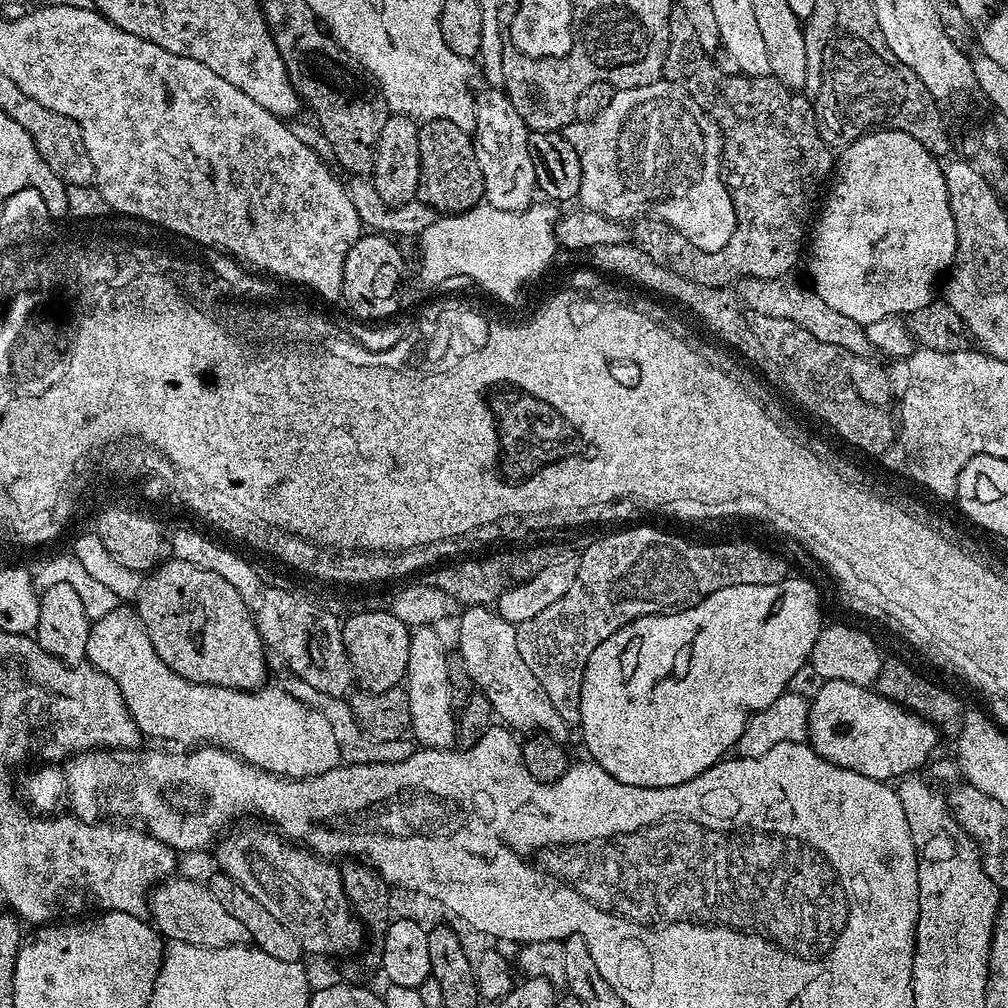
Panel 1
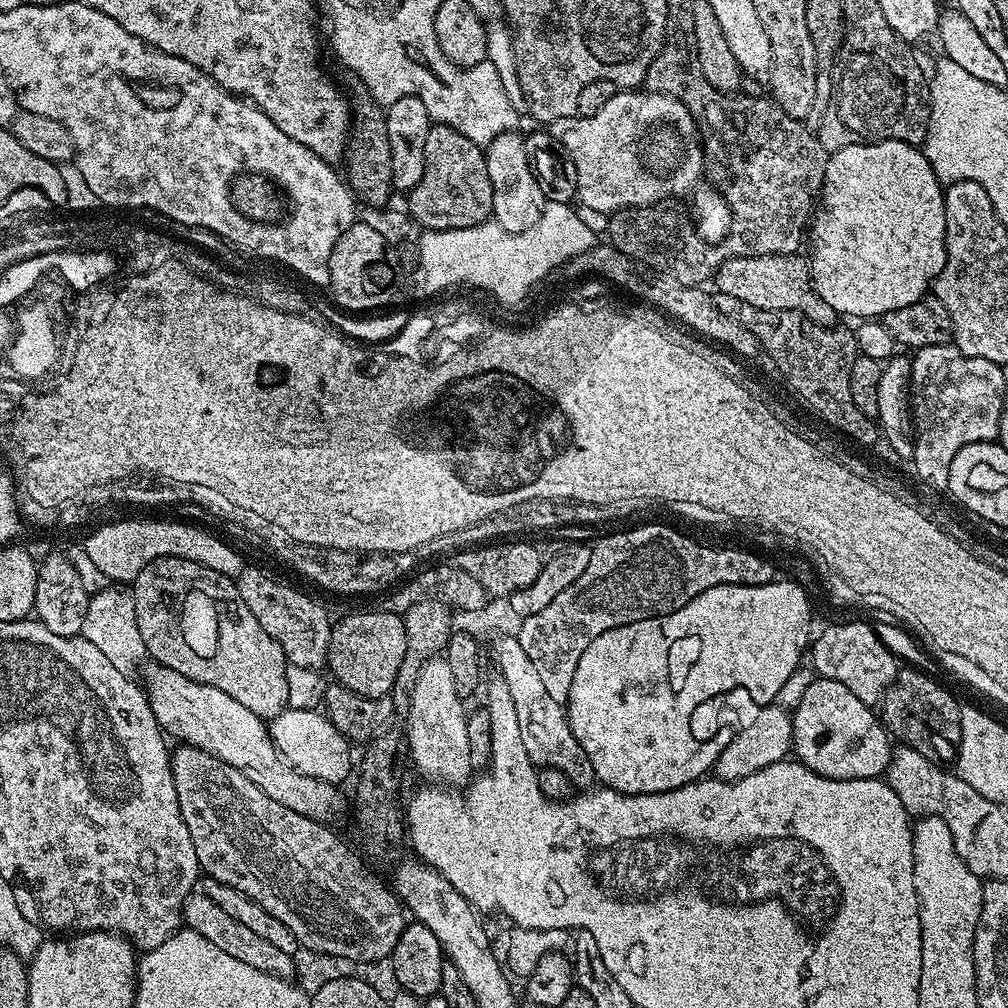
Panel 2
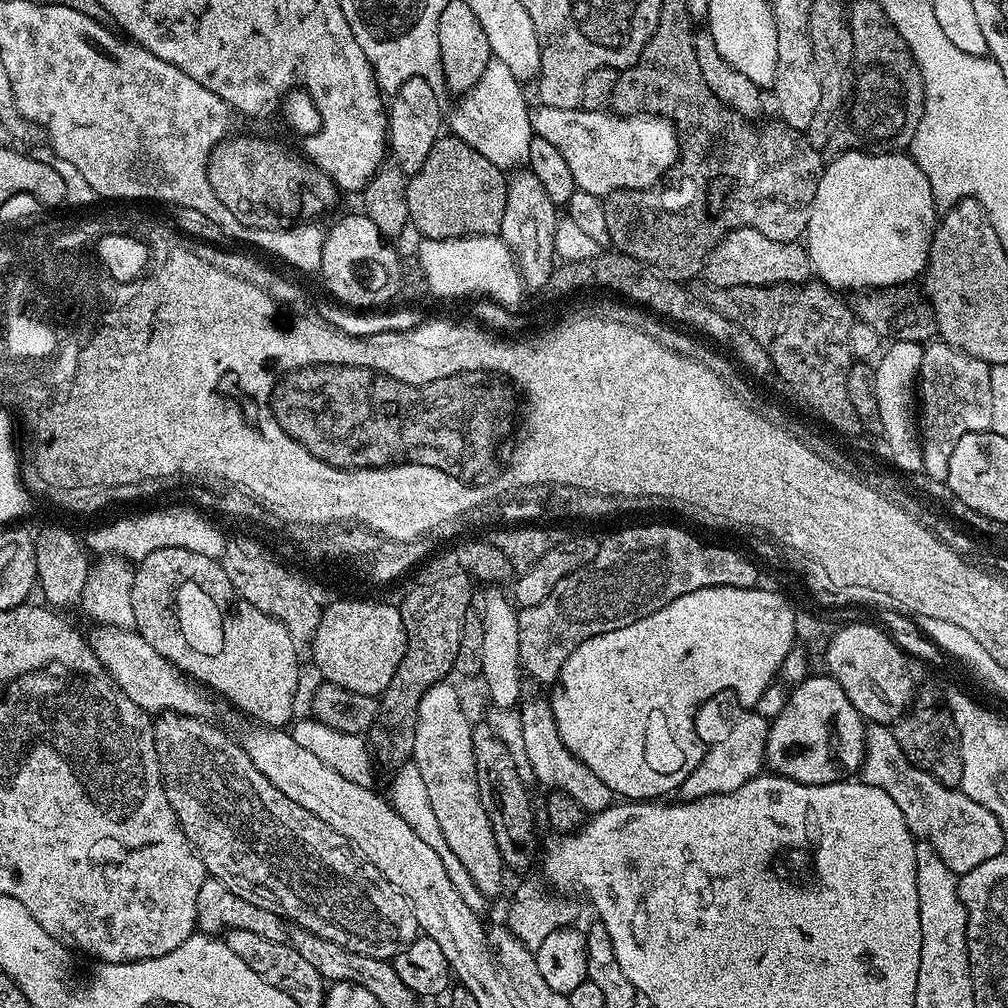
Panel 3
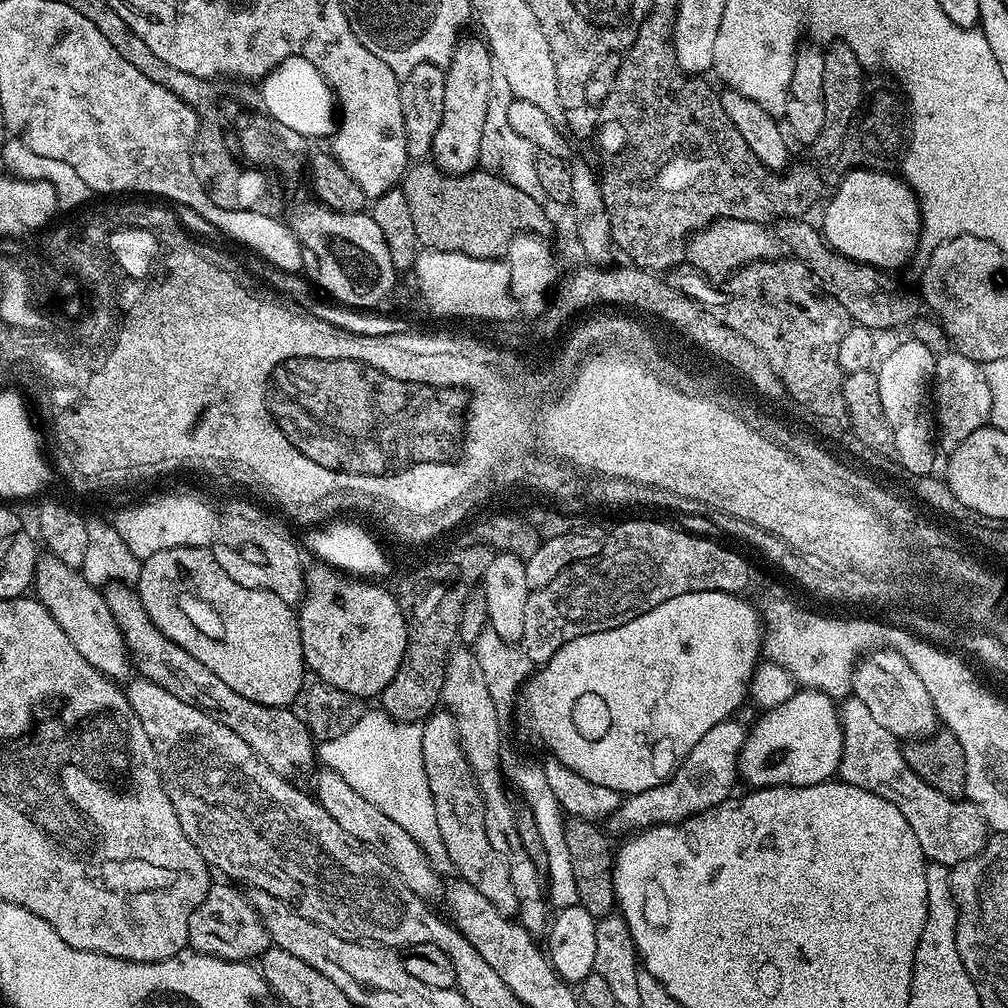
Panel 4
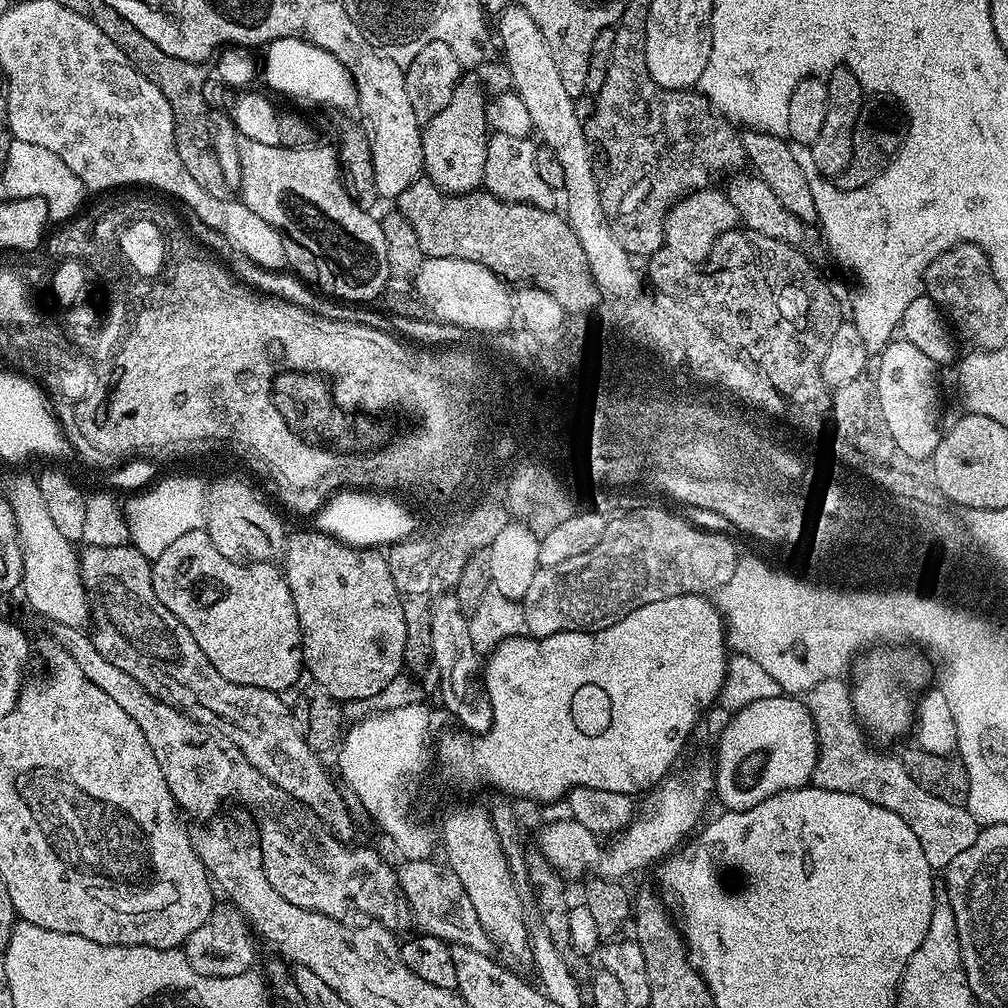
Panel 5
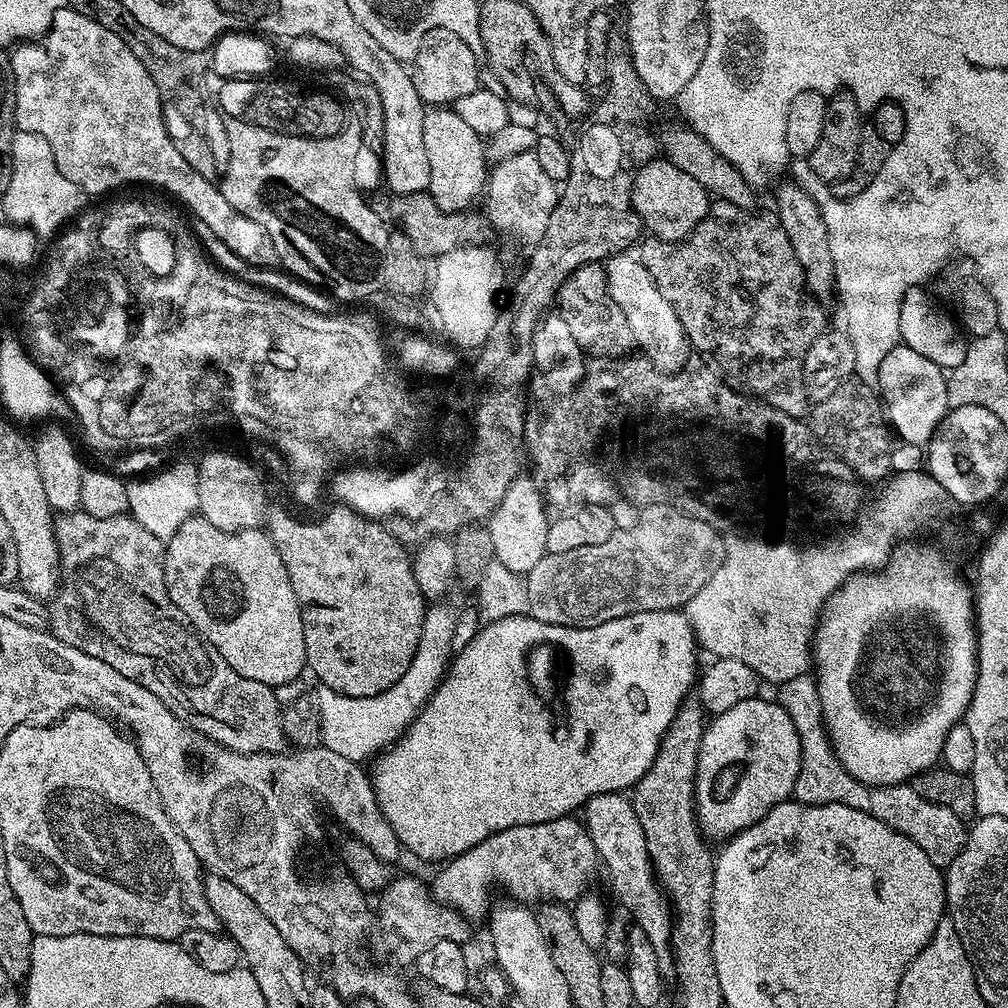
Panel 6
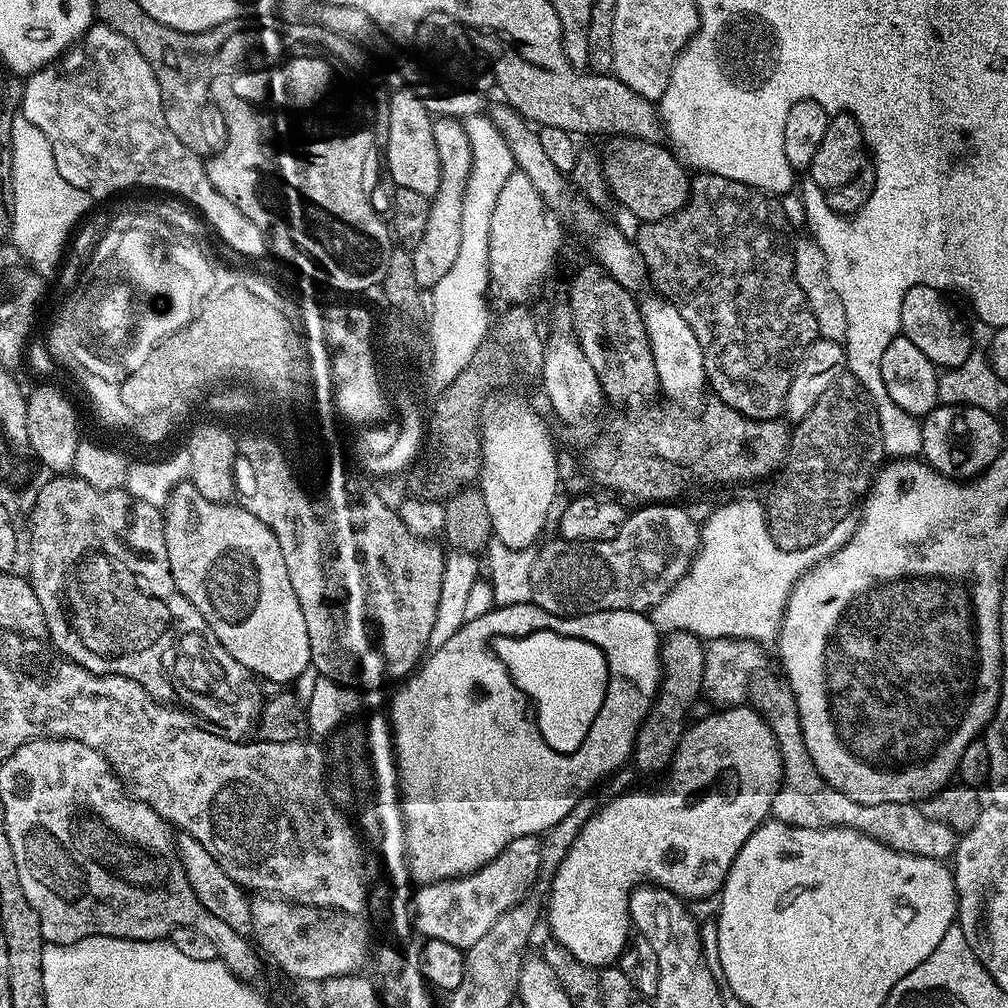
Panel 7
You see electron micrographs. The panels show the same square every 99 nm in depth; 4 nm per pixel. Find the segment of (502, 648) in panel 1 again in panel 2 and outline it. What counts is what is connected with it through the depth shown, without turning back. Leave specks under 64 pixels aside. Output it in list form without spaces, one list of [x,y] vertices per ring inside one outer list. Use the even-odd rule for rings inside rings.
[[[501,636],[496,644],[495,671],[506,682],[510,690],[510,702],[514,706],[514,714],[518,722],[518,730],[522,734],[522,746],[526,746],[526,754],[530,754],[537,769],[553,768],[562,770],[566,778],[570,778],[573,789],[588,790],[597,783],[594,766],[590,766],[590,758],[582,746],[578,746],[578,738],[574,738],[574,730],[570,730],[570,722],[565,705],[554,702],[542,678],[538,678],[538,669],[534,662],[522,650],[519,639],[514,636]]]

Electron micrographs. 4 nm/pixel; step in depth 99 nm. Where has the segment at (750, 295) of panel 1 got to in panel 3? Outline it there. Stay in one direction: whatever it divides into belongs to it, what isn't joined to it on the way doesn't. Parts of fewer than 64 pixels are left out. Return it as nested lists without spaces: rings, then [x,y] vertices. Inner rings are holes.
[[[734,228],[717,242],[718,247],[708,273],[716,284],[738,284],[752,281],[759,287],[778,284],[803,284],[813,275],[807,247],[803,243],[787,240],[778,242],[766,238],[753,228]]]

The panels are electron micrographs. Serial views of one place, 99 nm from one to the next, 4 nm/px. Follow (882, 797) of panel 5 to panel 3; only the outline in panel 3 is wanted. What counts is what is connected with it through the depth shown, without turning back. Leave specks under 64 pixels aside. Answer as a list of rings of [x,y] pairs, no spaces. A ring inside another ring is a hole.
[[[876,723],[867,725],[864,760],[860,764],[858,776],[863,783],[886,790],[886,794],[898,802],[898,810],[902,810],[902,818],[906,818],[906,826],[912,835],[934,846],[942,862],[946,862],[952,872],[969,872],[974,870],[974,866],[986,862],[986,858],[1002,854],[1006,846],[1005,825],[1000,824],[998,818],[986,810],[986,806],[978,806],[974,798],[959,788],[942,786],[938,778],[909,762],[906,754],[902,754],[902,746],[898,746],[895,731],[891,727]]]

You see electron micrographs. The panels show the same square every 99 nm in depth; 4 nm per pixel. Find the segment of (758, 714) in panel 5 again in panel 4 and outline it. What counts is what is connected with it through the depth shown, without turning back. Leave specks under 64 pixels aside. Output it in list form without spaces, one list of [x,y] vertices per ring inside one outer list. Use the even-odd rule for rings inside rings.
[[[800,688],[792,698],[780,706],[765,711],[753,728],[747,729],[744,745],[740,751],[738,776],[748,783],[749,789],[773,788],[779,784],[789,784],[795,788],[827,784],[840,771],[840,759],[844,749],[844,731],[840,725],[838,704],[833,697],[816,688]]]

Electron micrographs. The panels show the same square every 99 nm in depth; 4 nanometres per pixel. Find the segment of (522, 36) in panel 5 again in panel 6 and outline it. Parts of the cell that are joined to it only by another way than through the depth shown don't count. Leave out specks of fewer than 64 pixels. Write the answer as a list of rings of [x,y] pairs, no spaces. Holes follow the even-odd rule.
[[[610,255],[606,260],[604,273],[608,279],[610,298],[614,298],[614,302],[618,302],[618,307],[622,309],[622,314],[626,314],[630,330],[634,330],[635,347],[657,366],[675,369],[682,364],[680,362],[684,355],[690,352],[684,327],[674,306],[670,306],[670,302],[662,298],[662,290],[658,290],[654,278],[650,278],[650,270],[646,270],[646,266],[635,255],[630,255]]]

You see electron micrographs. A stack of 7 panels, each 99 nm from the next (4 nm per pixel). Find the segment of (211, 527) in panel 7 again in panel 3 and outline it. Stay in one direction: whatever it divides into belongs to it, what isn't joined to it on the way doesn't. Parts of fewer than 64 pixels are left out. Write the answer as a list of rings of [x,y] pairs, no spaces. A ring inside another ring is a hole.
[[[181,548],[154,550],[154,554],[146,554],[146,558],[139,560],[134,568],[134,586],[130,590],[130,606],[134,606],[135,631],[139,632],[142,638],[146,638],[146,642],[150,642],[150,646],[154,646],[154,650],[158,650],[158,654],[162,654],[162,658],[170,661],[178,671],[193,681],[199,682],[205,689],[215,693],[217,697],[219,697],[218,695],[225,696],[238,711],[253,716],[256,719],[253,721],[257,725],[284,728],[293,723],[294,692],[298,687],[298,672],[302,663],[302,657],[296,653],[297,641],[292,639],[290,630],[286,630],[286,626],[282,626],[282,622],[278,622],[270,614],[262,614],[262,610],[250,606],[250,602],[237,597],[220,560],[211,560],[206,558],[206,554],[194,554],[194,550],[182,550]]]

